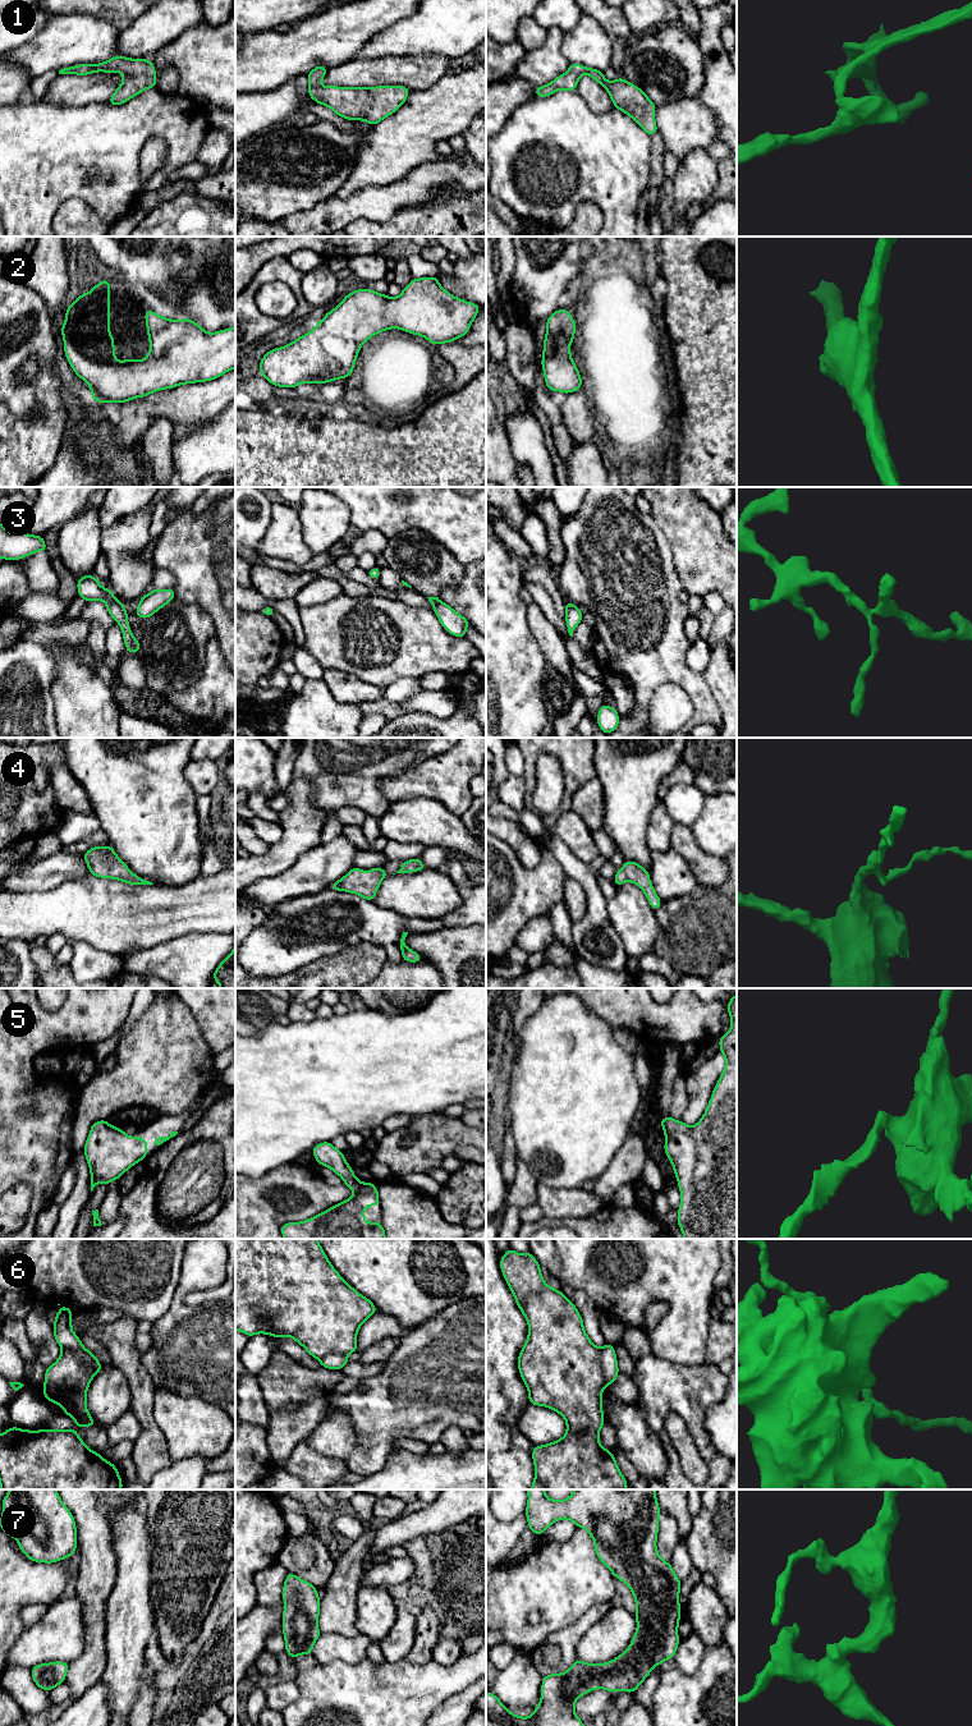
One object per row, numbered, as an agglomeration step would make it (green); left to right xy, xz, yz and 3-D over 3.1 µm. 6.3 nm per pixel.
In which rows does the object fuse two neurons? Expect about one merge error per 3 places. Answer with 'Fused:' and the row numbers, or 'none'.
Fused: 6

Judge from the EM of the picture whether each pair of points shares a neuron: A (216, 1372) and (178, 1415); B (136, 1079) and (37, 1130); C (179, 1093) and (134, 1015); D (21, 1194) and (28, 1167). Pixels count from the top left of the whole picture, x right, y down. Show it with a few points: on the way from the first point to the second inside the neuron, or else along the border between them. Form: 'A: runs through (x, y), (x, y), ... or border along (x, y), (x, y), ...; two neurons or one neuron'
A: border along (166, 1389), (183, 1395), (197, 1395), (221, 1409); two neurons
B: border along (79, 1089), (76, 1097), (76, 1118), (70, 1139); two neurons
C: border along (152, 1001), (148, 1009), (122, 1038); two neurons
D: border along (19, 1183), (26, 1183), (30, 1187), (28, 1212); two neurons

